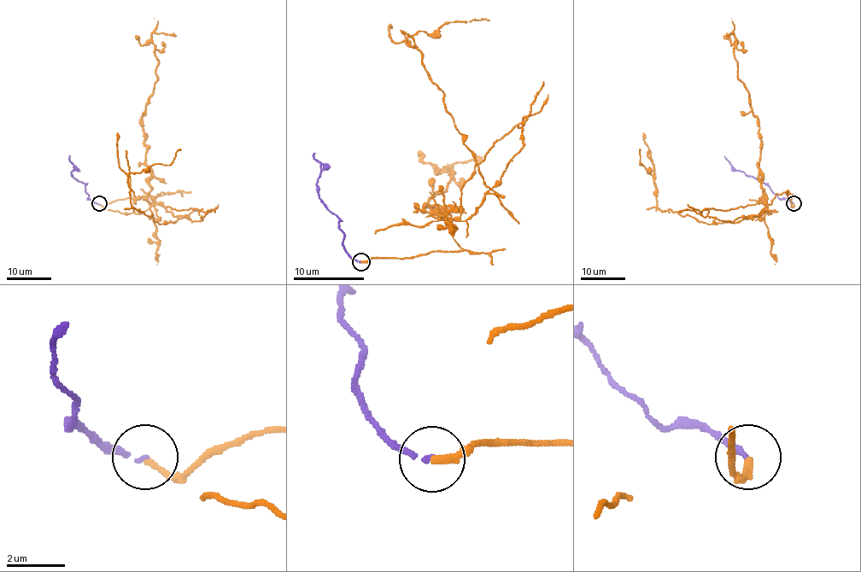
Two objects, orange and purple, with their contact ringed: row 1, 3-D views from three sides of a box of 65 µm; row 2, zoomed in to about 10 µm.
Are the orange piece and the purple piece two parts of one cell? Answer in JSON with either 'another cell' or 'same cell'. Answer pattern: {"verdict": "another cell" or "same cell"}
{"verdict": "another cell"}

